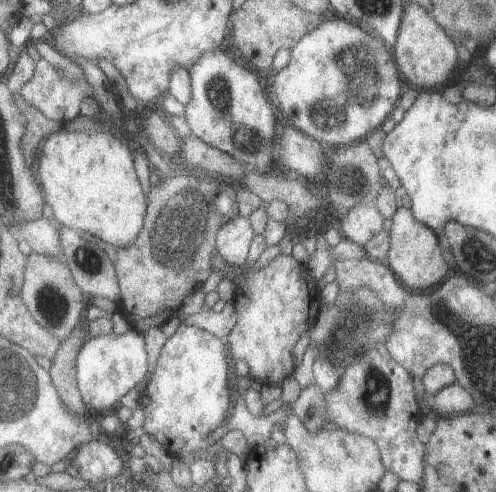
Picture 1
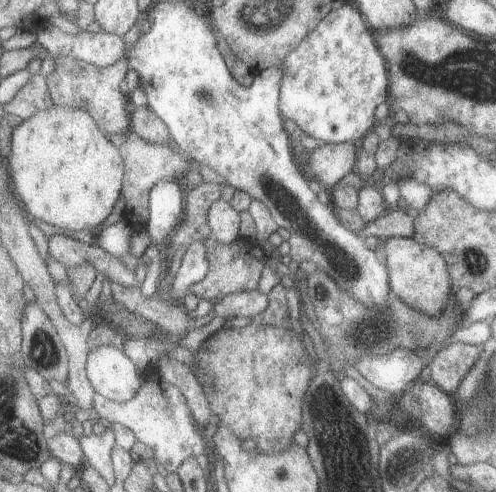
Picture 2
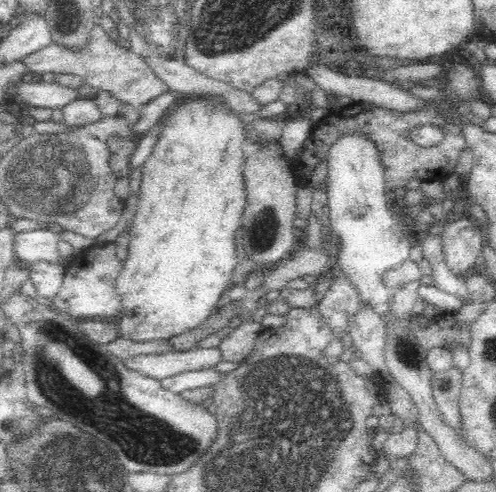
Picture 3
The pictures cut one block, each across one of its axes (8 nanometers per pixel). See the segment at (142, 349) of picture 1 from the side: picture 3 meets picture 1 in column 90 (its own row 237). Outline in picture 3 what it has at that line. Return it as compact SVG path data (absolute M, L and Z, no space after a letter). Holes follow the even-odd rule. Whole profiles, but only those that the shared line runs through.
M352 130L352 132L344 132L344 134L340 134L340 136L338 136L330 146L328 146L326 160L328 160L328 168L326 168L326 180L328 180L328 202L326 202L328 228L334 232L336 240L342 242L342 252L340 252L340 256L338 256L338 266L336 266L336 270L344 270L344 272L348 272L348 276L352 278L352 282L360 288L360 294L362 294L360 298L362 298L362 300L370 300L370 298L372 298L374 302L388 302L388 298L392 298L392 296L388 296L386 290L378 284L378 276L382 276L382 272L386 272L386 270L390 270L390 268L396 268L396 266L408 262L408 260L410 260L410 248L412 248L412 246L410 246L410 238L400 230L400 226L398 226L396 220L394 220L394 204L386 200L386 180L384 180L382 152L380 152L376 140L374 140L370 134L366 134L366 132L362 132L362 130Z

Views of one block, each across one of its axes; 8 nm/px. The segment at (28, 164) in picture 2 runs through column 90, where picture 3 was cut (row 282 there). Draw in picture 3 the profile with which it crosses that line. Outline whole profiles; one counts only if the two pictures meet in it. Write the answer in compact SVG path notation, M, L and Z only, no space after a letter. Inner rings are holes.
M182 100L178 104L178 108L174 110L172 116L168 116L170 120L166 122L166 128L152 152L152 156L146 160L146 164L142 166L142 186L140 186L140 202L138 202L138 212L134 222L128 226L128 256L122 262L122 272L118 272L114 284L112 284L112 298L118 302L118 316L112 320L114 328L118 332L120 338L124 340L132 340L132 342L156 342L156 340L168 340L174 342L174 338L186 336L186 334L194 334L198 328L204 328L204 324L214 316L214 312L218 310L218 300L224 292L230 290L230 278L232 272L236 270L236 256L234 256L234 234L240 228L240 216L242 210L246 208L246 192L244 192L244 180L240 174L240 164L242 164L242 152L244 148L240 148L242 144L242 122L236 120L234 116L228 114L220 114L220 112L212 112L208 110L208 104L214 104L216 100Z

